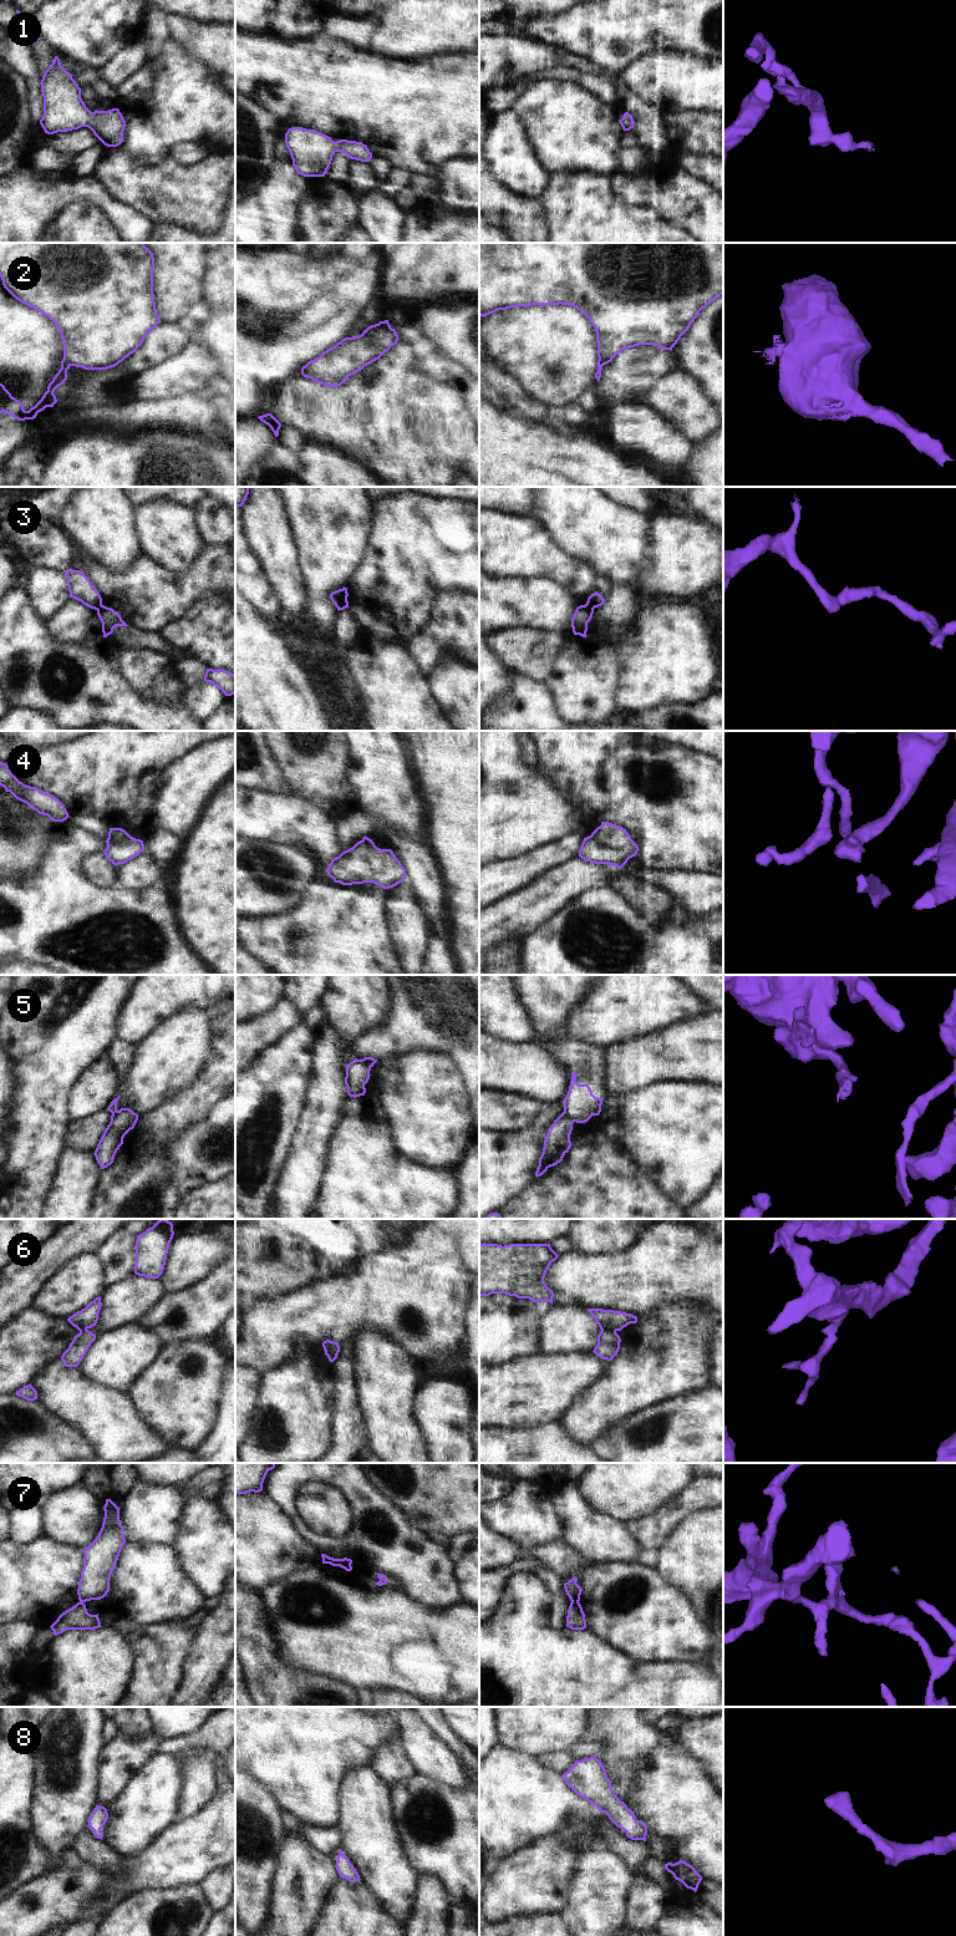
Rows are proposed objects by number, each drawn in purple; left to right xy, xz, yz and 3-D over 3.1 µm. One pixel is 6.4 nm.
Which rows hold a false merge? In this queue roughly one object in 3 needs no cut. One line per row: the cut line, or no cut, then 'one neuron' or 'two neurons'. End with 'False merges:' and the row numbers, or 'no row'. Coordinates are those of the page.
1: no cut | one neuron
2: xy (64, 357), (70, 365) | two neurons
3: yz (585, 604), (594, 608) | two neurons
4: yz (591, 834), (600, 843), (614, 848), (624, 848), (632, 841) | two neurons
5: yz (564, 1111), (573, 1122) | two neurons
6: yz (615, 1330), (601, 1331) | two neurons
7: yz (571, 1601), (578, 1602) | two neurons
8: no cut | one neuron
False merges: 2, 3, 4, 5, 6, 7

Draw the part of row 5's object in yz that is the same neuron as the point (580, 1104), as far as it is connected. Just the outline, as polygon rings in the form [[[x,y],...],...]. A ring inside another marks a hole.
[[[571,1072],[571,1081],[566,1097],[563,1101],[564,1112],[573,1122],[585,1123],[593,1116],[599,1116],[604,1098],[596,1098],[588,1084],[576,1082],[576,1073]]]

